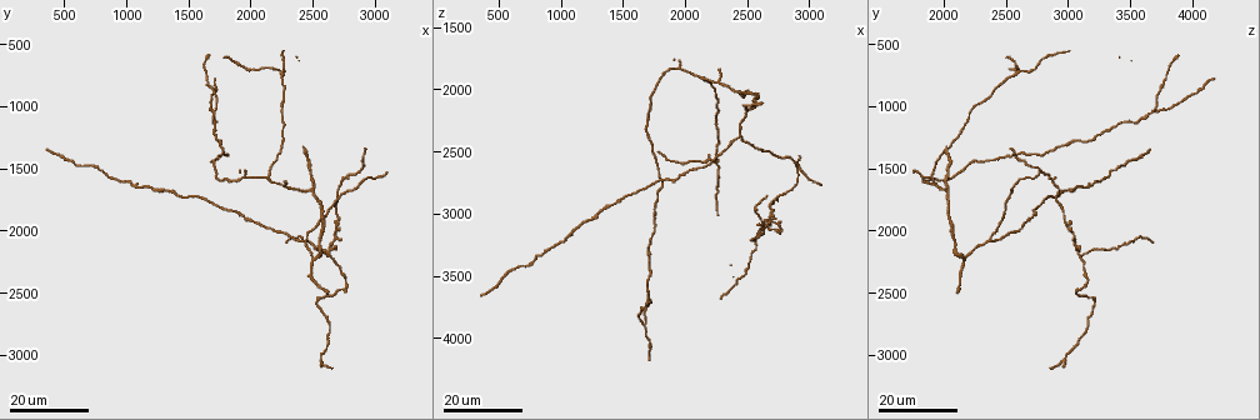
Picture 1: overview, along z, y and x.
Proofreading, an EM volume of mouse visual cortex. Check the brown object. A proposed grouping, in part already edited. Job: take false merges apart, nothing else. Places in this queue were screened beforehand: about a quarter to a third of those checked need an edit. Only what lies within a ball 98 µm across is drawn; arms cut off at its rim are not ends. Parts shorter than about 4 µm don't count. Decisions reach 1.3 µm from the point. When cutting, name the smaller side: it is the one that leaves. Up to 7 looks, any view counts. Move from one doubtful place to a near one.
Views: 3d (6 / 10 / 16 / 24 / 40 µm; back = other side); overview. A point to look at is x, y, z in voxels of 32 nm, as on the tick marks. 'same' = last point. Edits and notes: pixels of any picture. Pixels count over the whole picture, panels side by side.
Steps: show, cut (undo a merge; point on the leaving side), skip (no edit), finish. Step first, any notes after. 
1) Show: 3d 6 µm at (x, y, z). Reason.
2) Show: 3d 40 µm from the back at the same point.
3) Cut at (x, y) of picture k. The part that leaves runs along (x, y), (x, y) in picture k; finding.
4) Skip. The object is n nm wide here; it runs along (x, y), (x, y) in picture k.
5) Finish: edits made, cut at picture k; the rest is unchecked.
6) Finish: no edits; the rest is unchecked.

Show: 3d 16 µm at (2620, 2200, 3080). Thin arm on a thick one.

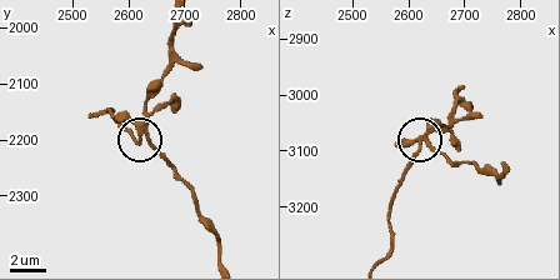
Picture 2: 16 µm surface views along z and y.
Show: 3d 10 µm at (2630, 2200, 3085).

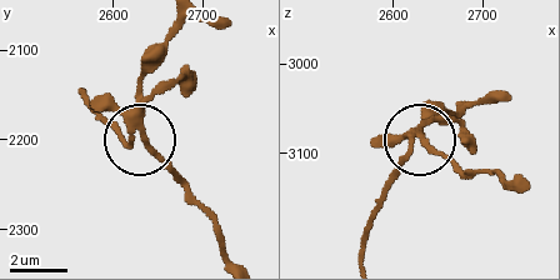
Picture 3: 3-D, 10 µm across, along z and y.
Cut at (124, 139) of picture 3. The object is 230 nm wide here; the part that leaves runs along (416, 130), (359, 259) in picture 3; a second neuron is stuck on.

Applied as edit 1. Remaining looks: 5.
Show: overview.

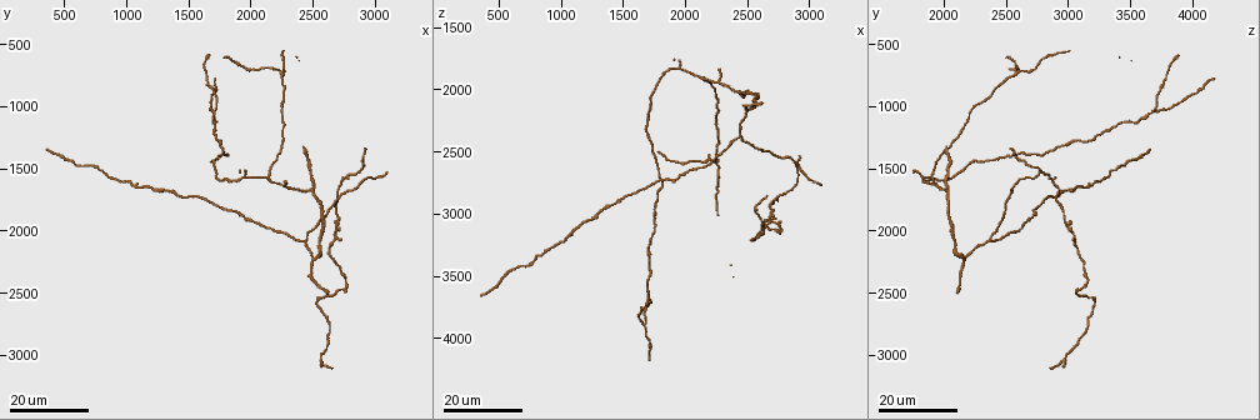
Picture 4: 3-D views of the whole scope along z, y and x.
Show: 3d 16 µm at (2460, 2080, 2380). Branch point.

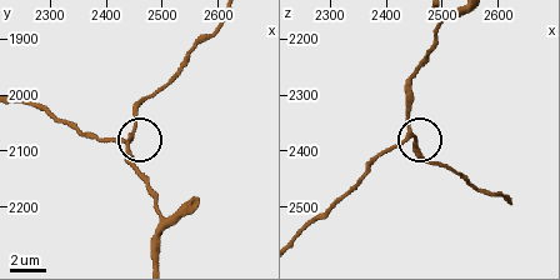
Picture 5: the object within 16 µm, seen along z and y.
Show: 3d 10 µm at (2445, 2075, 2370).

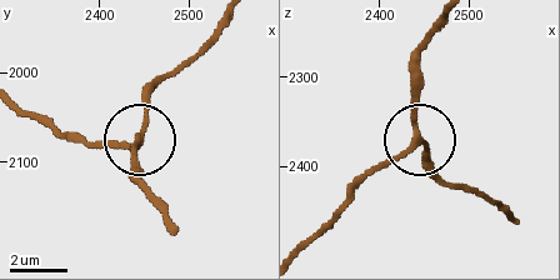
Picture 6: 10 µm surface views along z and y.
Skip. The side arm is 92 µm long; it runs along (173, 221), (136, 183), (134, 145), (81, 143) in picture 6; one neuron here.

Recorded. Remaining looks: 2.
Show: 3d 16 µm at (2760, 2460, 3100). Sudden change in width.

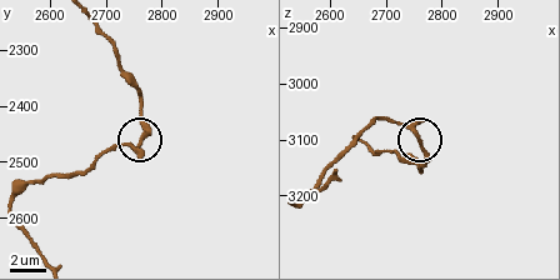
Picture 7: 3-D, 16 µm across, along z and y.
Show: 3d 10 µm at (2750, 2475, 3090).

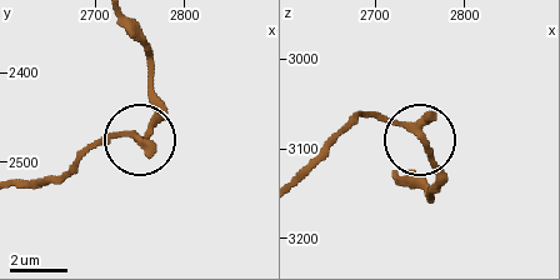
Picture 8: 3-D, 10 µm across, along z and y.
Skip. Continuous, no second neuron.

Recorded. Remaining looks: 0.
Finish: edits made, cut at picture 3; the rest is unchecked.

